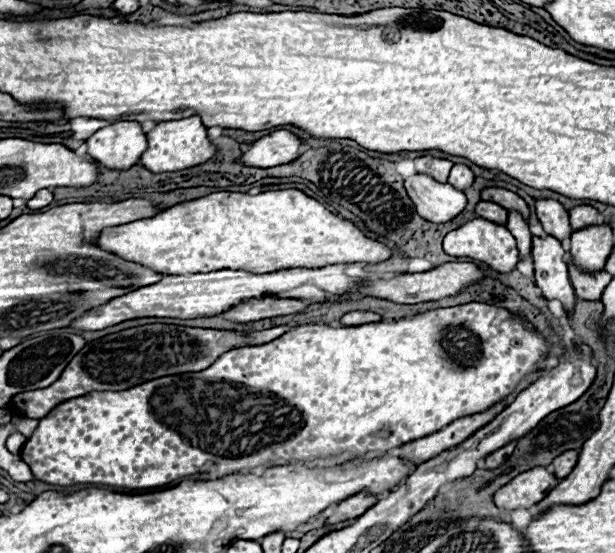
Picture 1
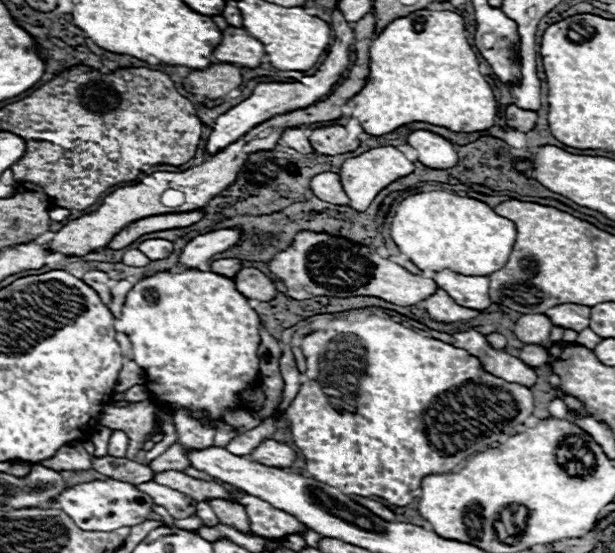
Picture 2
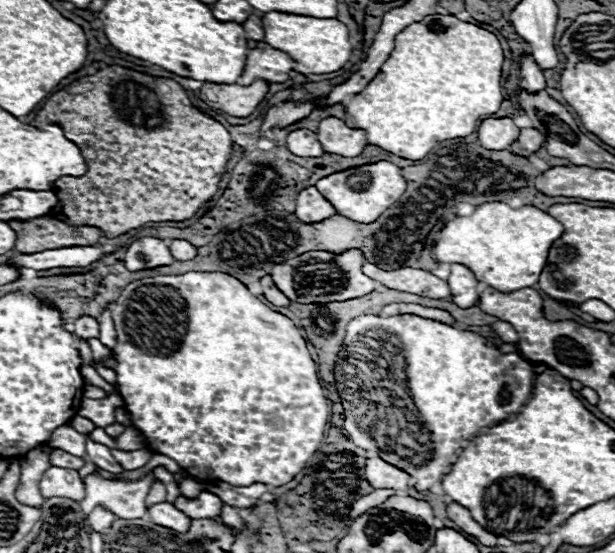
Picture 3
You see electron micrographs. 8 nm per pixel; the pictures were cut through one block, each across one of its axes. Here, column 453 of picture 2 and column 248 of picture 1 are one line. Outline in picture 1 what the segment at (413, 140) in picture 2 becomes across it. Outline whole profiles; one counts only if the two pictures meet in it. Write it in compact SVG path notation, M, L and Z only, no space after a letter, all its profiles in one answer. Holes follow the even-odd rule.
M276 130L248 144L246 152L242 152L236 162L252 168L272 168L288 164L300 154L300 144L300 138L296 138L294 134L286 130Z

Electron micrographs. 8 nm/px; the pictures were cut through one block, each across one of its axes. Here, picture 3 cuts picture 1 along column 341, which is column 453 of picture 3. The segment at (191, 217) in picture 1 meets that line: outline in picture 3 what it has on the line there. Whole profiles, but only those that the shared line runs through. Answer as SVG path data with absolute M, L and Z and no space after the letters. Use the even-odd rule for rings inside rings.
M484 202L474 208L472 216L458 216L446 222L432 252L438 262L462 264L470 268L480 282L500 292L514 292L538 282L550 244L558 240L562 232L558 220L534 206L510 208L504 202Z

